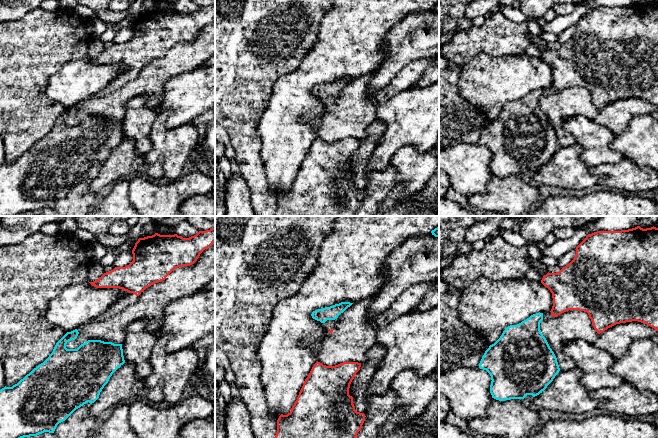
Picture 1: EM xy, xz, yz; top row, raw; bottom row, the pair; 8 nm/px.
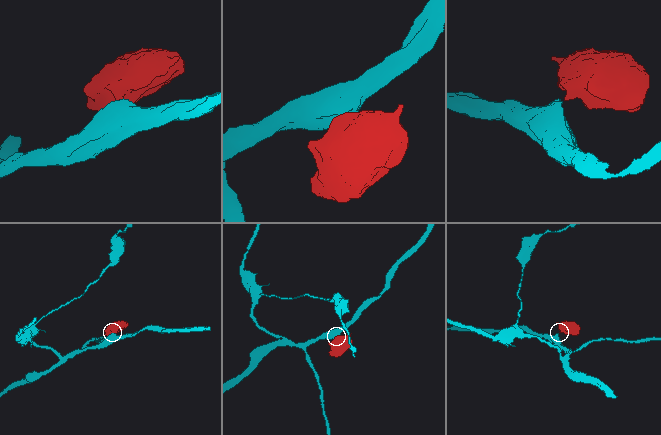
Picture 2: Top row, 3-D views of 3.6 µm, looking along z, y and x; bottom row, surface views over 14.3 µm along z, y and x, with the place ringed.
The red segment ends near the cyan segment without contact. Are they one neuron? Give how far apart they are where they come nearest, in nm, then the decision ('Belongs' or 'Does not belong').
Distance 70 nm. Belongs

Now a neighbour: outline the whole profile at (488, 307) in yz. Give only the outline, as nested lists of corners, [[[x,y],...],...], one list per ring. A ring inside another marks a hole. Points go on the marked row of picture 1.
[[[481,276],[461,293],[457,310],[461,322],[492,345],[508,326],[517,325],[533,314],[550,312],[552,306],[552,293],[541,282],[527,278],[492,281]]]

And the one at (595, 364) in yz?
[[[582,339],[570,341],[563,345],[563,351],[581,371],[582,384],[591,392],[605,387],[617,388],[626,381],[611,371],[615,359],[594,343]]]

